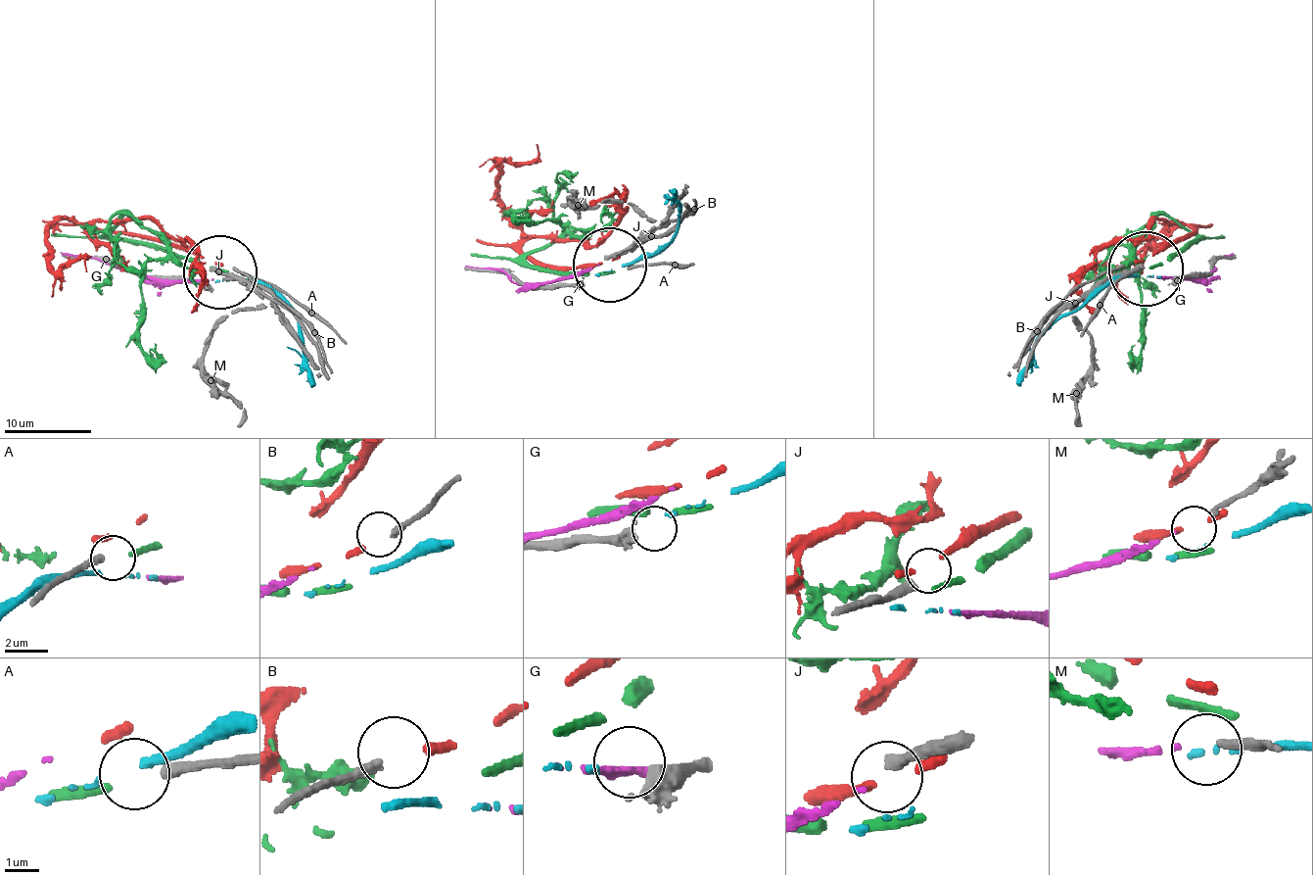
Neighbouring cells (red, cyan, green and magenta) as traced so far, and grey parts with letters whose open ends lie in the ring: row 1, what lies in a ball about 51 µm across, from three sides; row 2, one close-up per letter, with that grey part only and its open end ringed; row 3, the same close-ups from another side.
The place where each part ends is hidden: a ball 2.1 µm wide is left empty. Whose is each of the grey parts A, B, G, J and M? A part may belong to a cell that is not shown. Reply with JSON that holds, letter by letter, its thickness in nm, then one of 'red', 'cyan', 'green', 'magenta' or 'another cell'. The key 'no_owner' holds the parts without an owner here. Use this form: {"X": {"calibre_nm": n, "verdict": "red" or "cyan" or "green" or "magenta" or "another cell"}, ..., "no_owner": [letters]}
{"A": {"calibre_nm": 360, "verdict": "green"}, "B": {"calibre_nm": 320, "verdict": "red"}, "G": {"calibre_nm": 650, "verdict": "cyan"}, "J": {"calibre_nm": 400, "verdict": "another cell"}, "M": {"calibre_nm": 240, "verdict": "magenta"}, "no_owner": ["J"]}

